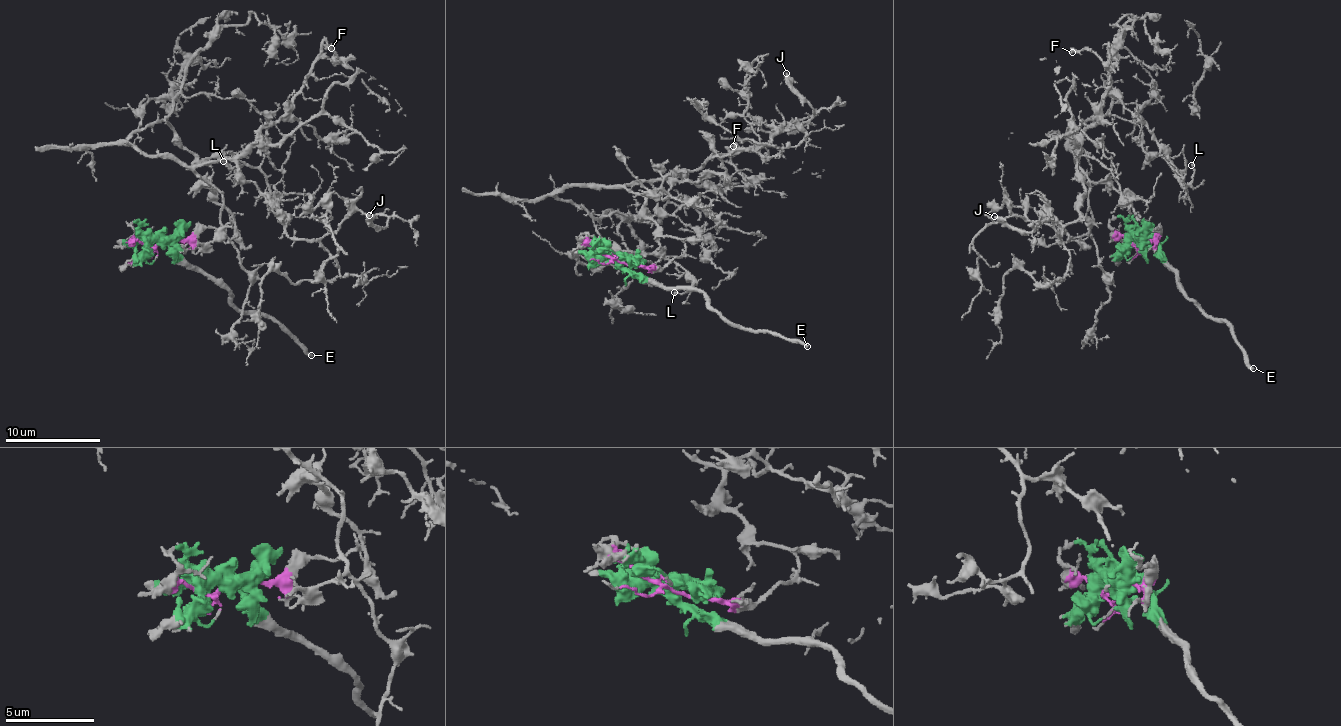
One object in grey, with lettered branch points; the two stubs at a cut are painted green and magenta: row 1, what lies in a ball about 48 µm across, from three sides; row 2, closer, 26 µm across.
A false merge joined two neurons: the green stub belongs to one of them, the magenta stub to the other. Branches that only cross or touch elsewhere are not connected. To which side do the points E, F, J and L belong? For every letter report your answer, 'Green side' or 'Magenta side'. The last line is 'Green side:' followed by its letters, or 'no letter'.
E: Green side
F: Magenta side
J: Magenta side
L: Magenta side
Green side: E

